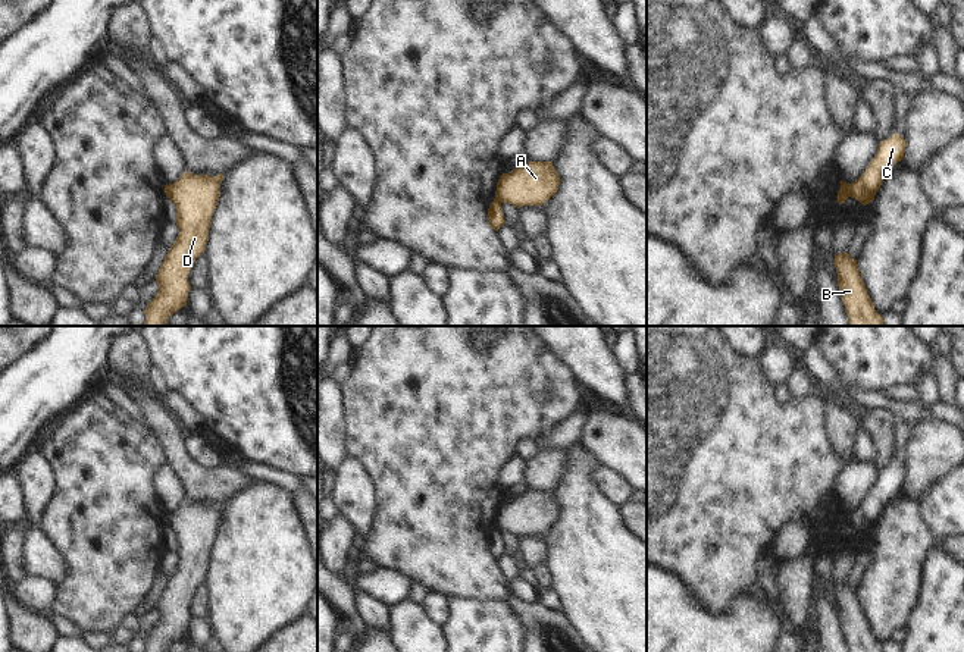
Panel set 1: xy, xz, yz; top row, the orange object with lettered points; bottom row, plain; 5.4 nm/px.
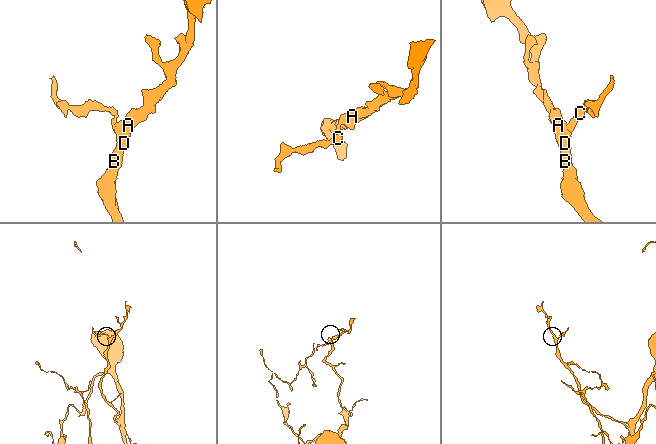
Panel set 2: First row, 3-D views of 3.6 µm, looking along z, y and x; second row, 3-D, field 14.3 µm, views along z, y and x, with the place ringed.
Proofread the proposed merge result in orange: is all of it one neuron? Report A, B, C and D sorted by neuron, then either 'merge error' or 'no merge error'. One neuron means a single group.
A B D / C; merge error

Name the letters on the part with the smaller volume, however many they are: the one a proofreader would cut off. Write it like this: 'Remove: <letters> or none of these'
Remove: C

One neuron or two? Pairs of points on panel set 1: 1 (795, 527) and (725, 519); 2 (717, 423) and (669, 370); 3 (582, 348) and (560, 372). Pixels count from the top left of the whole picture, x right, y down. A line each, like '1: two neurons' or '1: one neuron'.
1: two neurons
2: one neuron
3: two neurons

